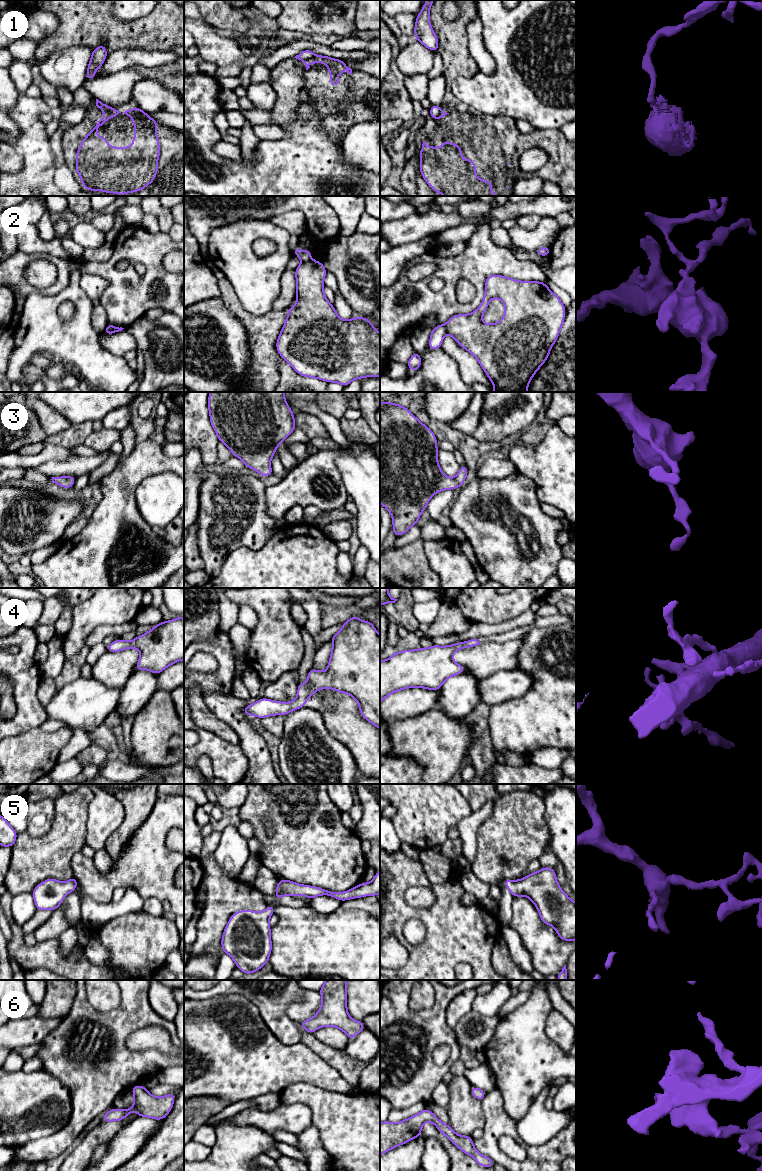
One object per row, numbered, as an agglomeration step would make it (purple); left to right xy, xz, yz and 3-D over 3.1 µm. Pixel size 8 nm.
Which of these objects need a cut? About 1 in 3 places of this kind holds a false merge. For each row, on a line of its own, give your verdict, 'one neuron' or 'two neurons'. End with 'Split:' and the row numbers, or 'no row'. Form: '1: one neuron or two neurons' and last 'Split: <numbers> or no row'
1: two neurons
2: two neurons
3: one neuron
4: one neuron
5: one neuron
6: one neuron
Split: 1, 2

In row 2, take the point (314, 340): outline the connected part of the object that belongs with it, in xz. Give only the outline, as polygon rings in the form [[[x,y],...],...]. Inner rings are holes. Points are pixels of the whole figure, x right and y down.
[[[318,260],[302,262],[295,269],[297,302],[287,312],[287,319],[276,342],[278,353],[299,375],[335,382],[344,387],[354,379],[380,376],[380,333],[370,319],[355,316],[353,319],[343,320],[338,316],[324,294],[326,273],[322,262]]]

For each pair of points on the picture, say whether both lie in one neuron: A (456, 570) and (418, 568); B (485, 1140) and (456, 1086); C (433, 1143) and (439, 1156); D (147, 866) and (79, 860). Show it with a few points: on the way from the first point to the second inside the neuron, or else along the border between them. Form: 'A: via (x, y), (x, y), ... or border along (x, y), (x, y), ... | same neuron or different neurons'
A: border along (423, 547), (429, 566), (439, 577) | different neurons
B: border along (482, 1103), (483, 1128) | different neurons
C: via (433, 1146), (433, 1150), (436, 1153) | same neuron
D: via (130, 870), (113, 879), (99, 879), (96, 876) | same neuron

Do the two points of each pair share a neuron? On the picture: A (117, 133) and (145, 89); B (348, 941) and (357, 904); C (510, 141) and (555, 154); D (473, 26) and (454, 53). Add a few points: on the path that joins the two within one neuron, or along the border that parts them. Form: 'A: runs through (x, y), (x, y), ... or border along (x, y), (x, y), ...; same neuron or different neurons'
A: border along (130, 98), (142, 110), (147, 112); different neurons
B: border along (341, 907), (365, 910), (369, 913); different neurons
C: runs through (521, 141), (542, 141), (544, 143); same neuron
D: border along (478, 14), (466, 29), (468, 49), (472, 57); different neurons

